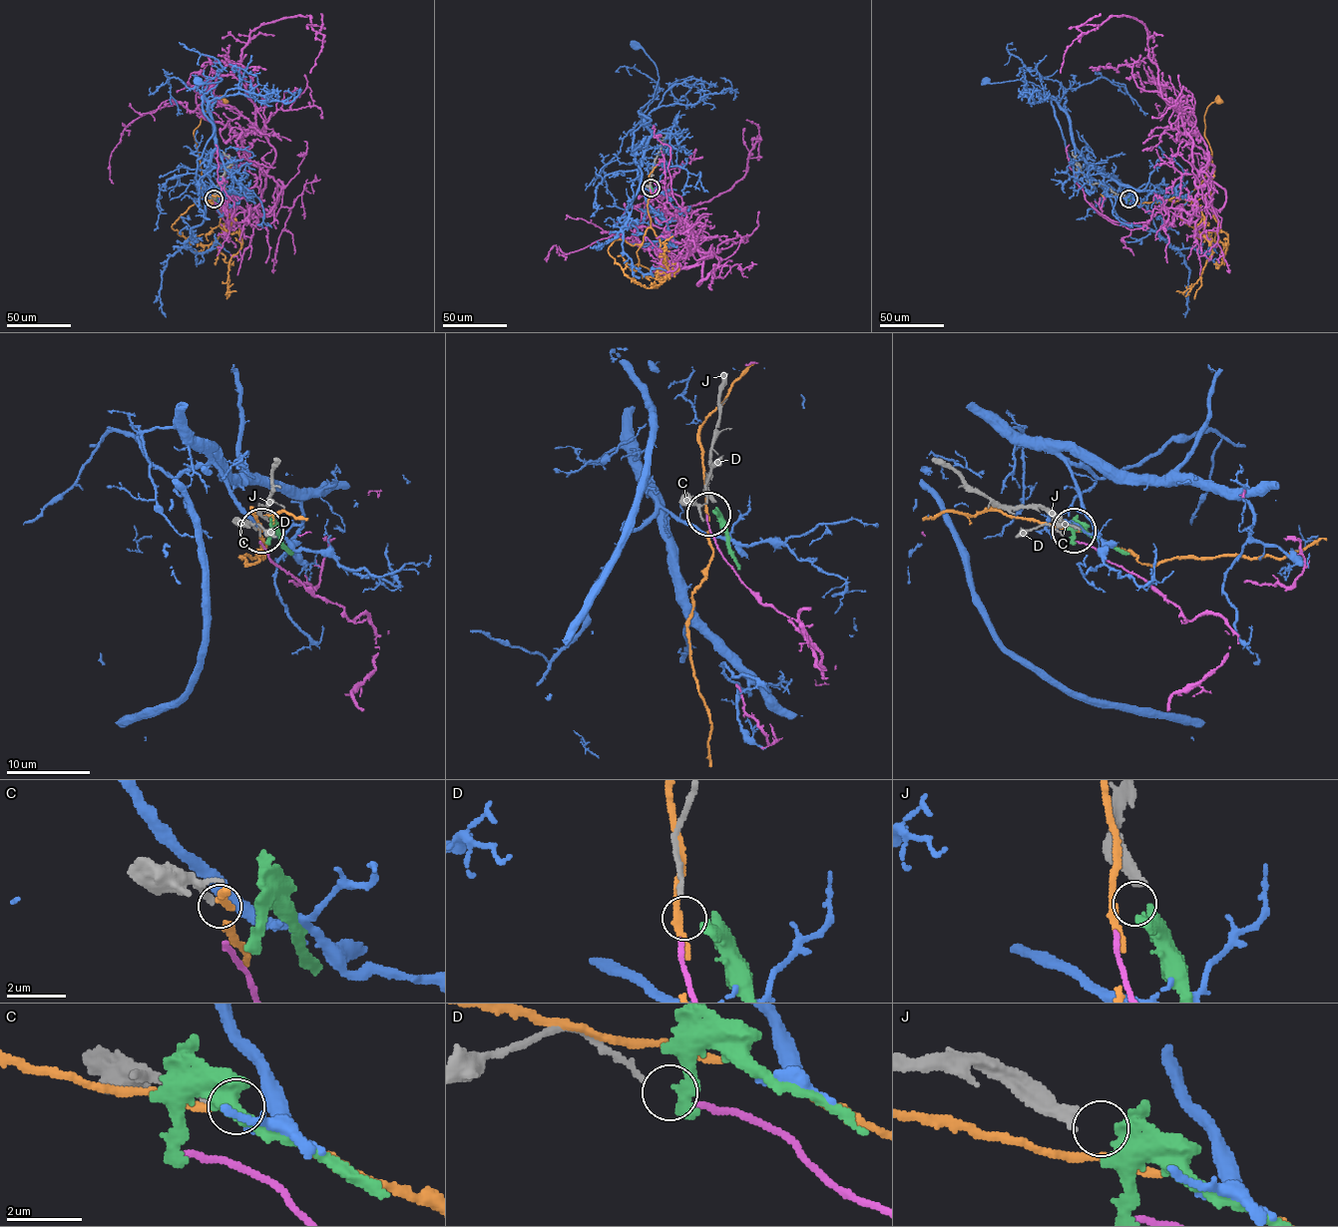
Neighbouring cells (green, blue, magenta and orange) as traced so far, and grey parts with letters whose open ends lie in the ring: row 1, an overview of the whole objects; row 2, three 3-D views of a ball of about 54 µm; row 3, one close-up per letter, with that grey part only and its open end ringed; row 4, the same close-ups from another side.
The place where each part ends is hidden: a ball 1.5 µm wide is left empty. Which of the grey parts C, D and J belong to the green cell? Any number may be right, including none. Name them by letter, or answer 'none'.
J

